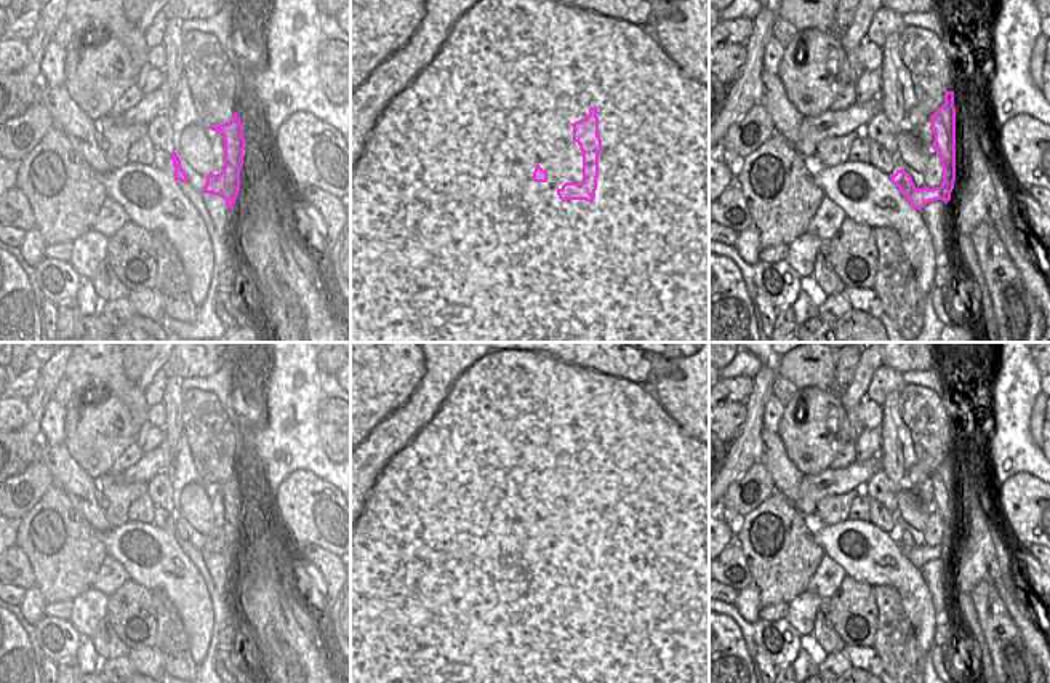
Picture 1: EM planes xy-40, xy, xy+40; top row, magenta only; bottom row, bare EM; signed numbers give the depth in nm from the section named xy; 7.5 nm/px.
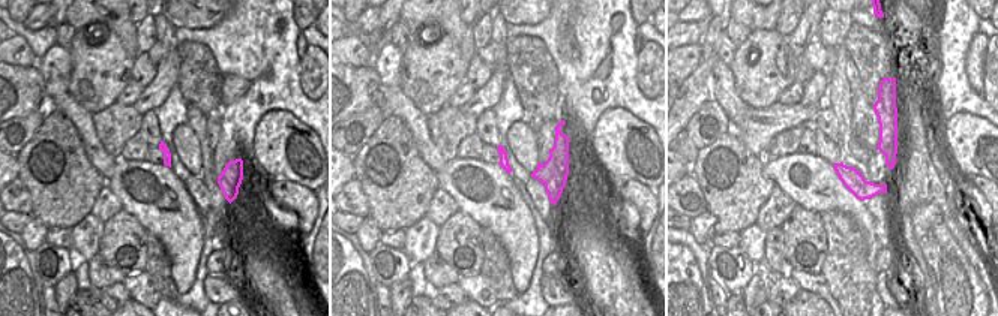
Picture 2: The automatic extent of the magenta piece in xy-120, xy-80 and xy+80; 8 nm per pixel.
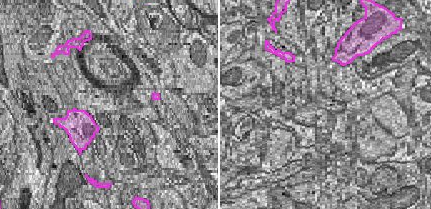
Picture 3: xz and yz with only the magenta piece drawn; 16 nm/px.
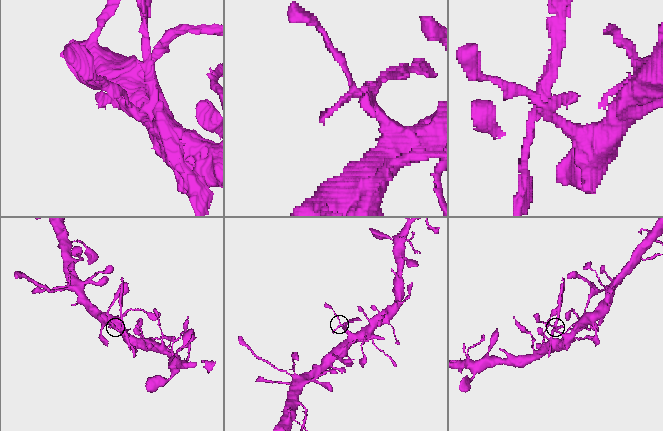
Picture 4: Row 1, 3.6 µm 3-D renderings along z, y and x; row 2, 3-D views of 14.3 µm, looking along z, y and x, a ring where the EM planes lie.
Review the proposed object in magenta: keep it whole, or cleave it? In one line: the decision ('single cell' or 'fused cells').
fused cells

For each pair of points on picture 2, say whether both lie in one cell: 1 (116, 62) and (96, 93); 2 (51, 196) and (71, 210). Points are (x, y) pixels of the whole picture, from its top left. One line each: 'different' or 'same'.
1: same
2: same

